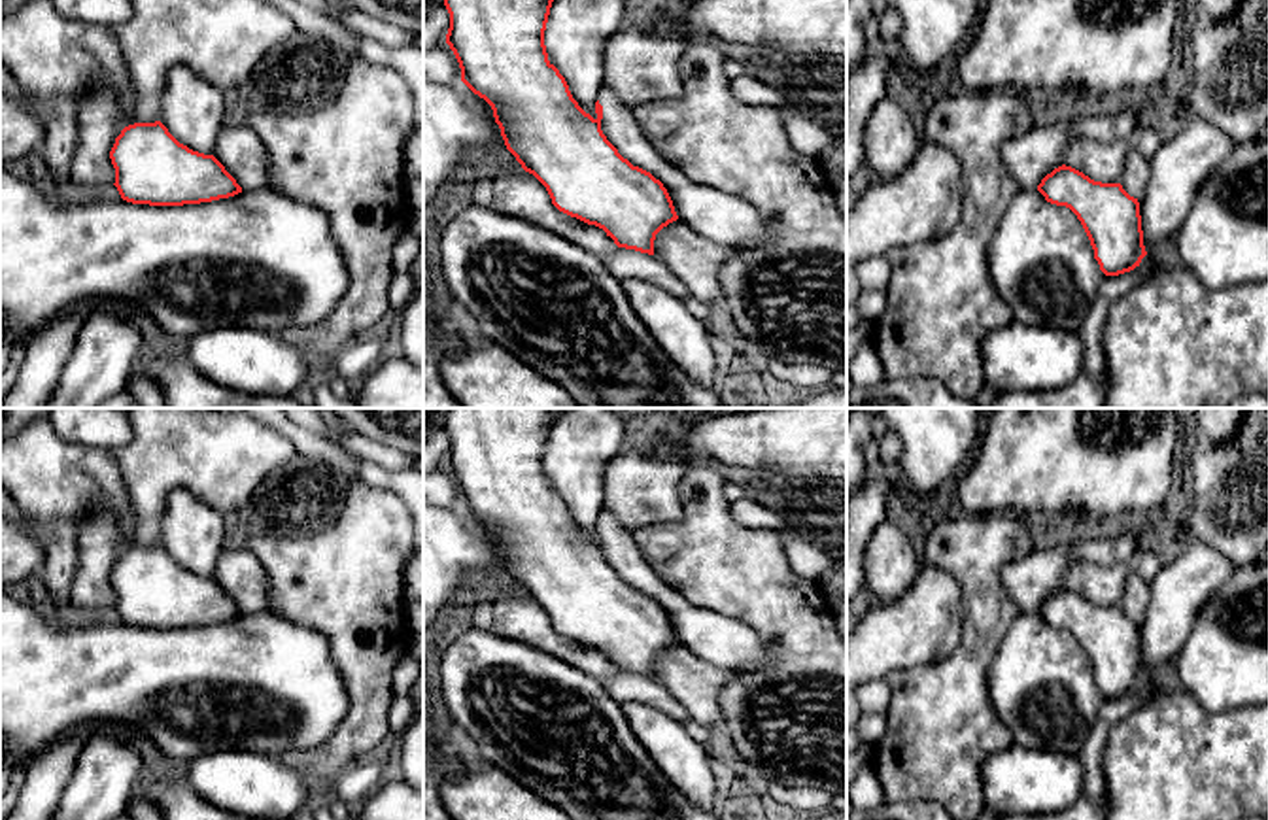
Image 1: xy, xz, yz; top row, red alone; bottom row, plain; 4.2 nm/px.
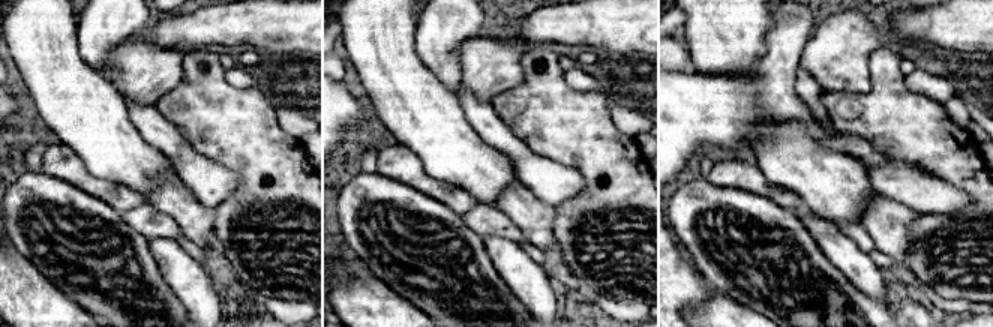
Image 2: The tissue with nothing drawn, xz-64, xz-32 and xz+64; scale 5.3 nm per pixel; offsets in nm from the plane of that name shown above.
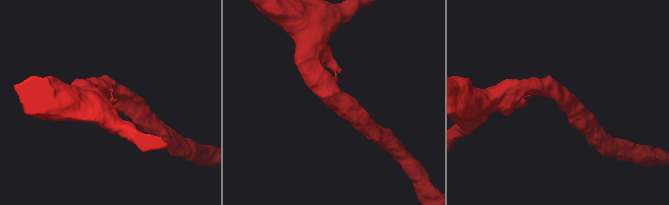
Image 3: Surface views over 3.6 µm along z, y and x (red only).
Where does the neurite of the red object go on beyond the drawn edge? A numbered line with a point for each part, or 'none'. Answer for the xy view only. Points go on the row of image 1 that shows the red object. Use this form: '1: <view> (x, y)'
1: xy (239, 150)

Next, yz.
1: yz (1028, 159)

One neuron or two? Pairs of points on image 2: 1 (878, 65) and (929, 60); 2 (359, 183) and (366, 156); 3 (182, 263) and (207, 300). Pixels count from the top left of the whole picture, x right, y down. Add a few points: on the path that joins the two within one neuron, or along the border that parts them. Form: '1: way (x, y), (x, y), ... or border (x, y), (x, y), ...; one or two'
1: border (903, 57), (878, 48), (869, 66); two
2: border (356, 168), (365, 173), (375, 173); two
3: way (182, 272), (198, 291); one

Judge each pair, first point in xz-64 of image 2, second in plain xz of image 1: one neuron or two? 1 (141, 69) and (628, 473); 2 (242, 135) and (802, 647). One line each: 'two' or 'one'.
1: one
2: one

